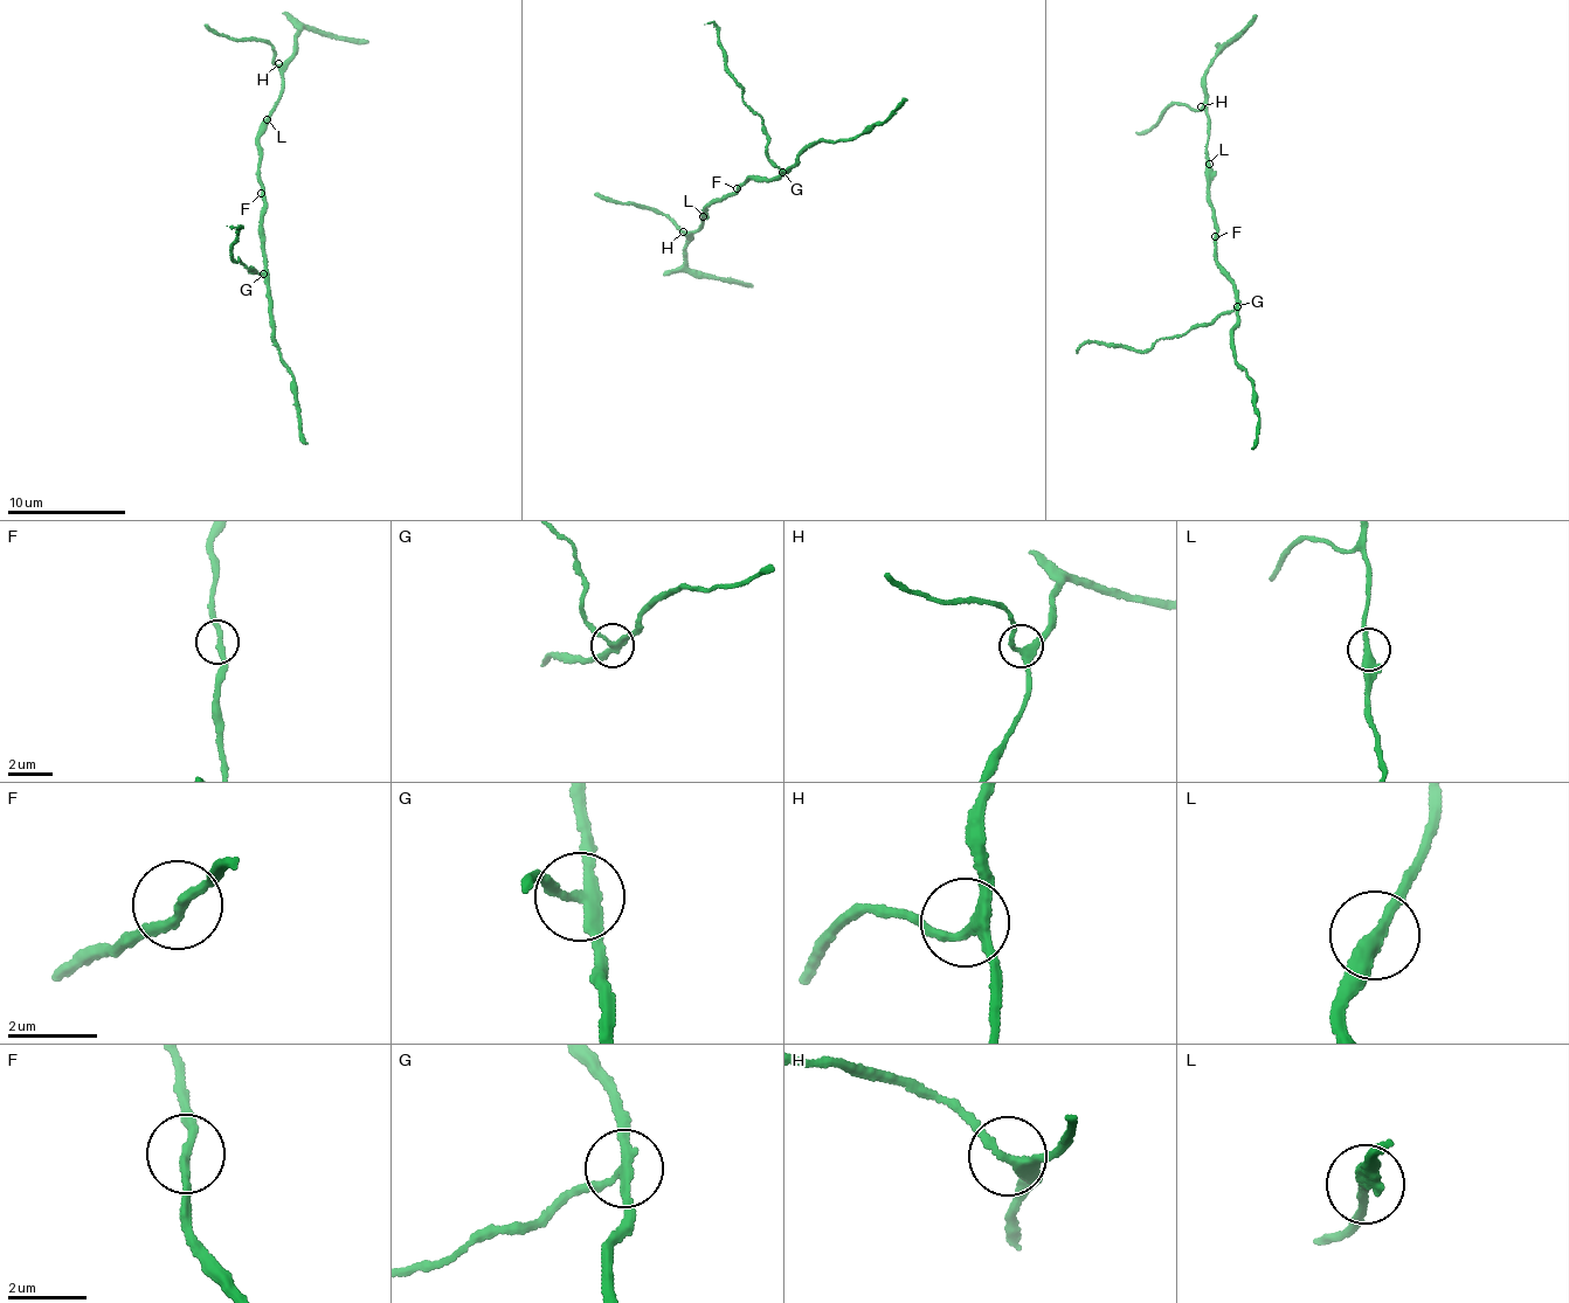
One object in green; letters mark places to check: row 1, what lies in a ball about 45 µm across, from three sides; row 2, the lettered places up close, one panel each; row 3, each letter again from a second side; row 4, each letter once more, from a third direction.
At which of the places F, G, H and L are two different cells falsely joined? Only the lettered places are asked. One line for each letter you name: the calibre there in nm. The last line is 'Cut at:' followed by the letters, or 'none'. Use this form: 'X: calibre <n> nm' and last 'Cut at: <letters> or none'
G: calibre 240 nm
Cut at: G

